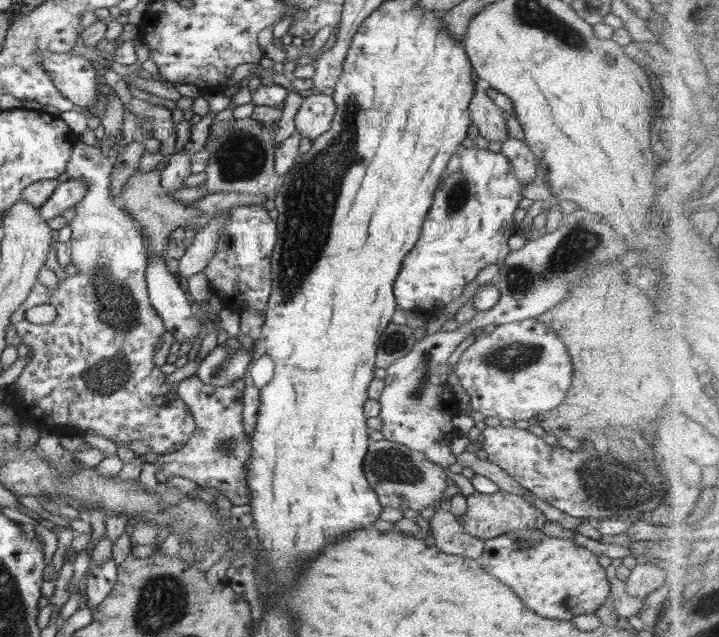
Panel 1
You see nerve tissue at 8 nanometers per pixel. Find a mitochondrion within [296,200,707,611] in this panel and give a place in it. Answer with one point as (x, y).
(573, 250)

